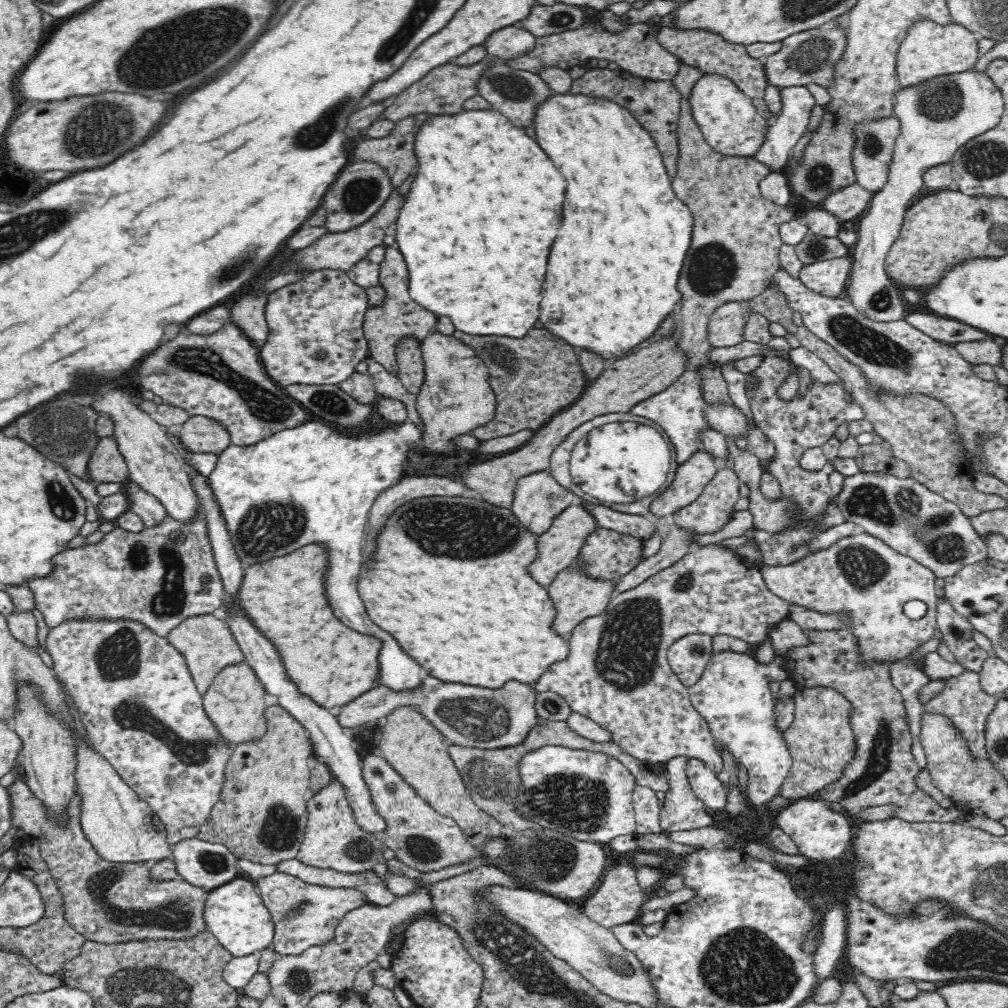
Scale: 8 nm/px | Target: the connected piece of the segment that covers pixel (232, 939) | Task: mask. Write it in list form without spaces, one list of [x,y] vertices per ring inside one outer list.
[[[235,878],[218,888],[208,891],[208,898],[203,906],[205,928],[232,955],[248,956],[271,946],[274,925],[271,914],[264,906],[256,885],[246,879]]]

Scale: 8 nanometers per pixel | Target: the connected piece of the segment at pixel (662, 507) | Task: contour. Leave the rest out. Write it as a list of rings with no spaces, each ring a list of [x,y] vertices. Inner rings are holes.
[[[704,448],[695,450],[676,469],[676,474],[672,483],[662,494],[660,494],[651,504],[651,515],[655,519],[674,514],[692,504],[704,491],[708,482],[712,481],[718,466],[716,457]]]

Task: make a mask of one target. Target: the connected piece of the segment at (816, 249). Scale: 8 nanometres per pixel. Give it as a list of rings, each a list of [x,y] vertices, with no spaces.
[[[813,232],[806,233],[806,236],[794,245],[794,248],[803,264],[829,258],[846,257],[848,254],[846,245],[837,236],[825,237]]]

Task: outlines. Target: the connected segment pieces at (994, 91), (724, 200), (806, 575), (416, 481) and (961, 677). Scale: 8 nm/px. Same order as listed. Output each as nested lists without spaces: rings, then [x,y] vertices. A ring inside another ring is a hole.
[[[974,71],[936,76],[918,85],[902,87],[895,92],[893,100],[893,114],[900,121],[901,134],[895,143],[888,180],[878,192],[873,193],[869,211],[866,210],[866,214],[858,222],[860,226],[858,226],[856,246],[854,246],[851,257],[850,278],[848,278],[844,290],[849,301],[873,321],[899,321],[906,314],[906,308],[902,308],[902,298],[898,294],[898,288],[892,284],[886,270],[885,258],[888,249],[898,238],[905,210],[910,204],[908,200],[918,196],[918,192],[925,188],[925,184],[922,182],[924,173],[933,166],[950,163],[962,145],[988,130],[993,130],[994,126],[998,126],[1005,104],[1001,92],[996,88],[992,79],[988,78],[986,73]]]
[[[681,64],[678,74],[674,76],[674,85],[682,93],[682,108],[678,120],[677,138],[679,149],[676,174],[671,177],[671,185],[675,195],[689,208],[693,218],[691,245],[687,250],[677,289],[681,296],[680,302],[680,337],[677,349],[685,356],[685,370],[697,371],[700,367],[710,364],[707,352],[712,348],[707,341],[707,324],[714,311],[726,302],[748,302],[763,293],[770,278],[780,267],[778,252],[783,243],[779,235],[779,226],[794,219],[794,209],[791,206],[780,206],[767,198],[763,198],[759,191],[759,182],[767,177],[772,170],[760,164],[753,157],[729,157],[716,152],[703,138],[699,126],[695,123],[691,113],[687,96],[691,93],[696,81],[703,76],[703,71],[696,66]]]
[[[858,531],[826,549],[816,550],[802,560],[796,560],[787,565],[764,566],[761,568],[763,579],[768,590],[788,604],[803,606],[820,614],[838,615],[844,617],[844,630],[855,640],[857,658],[861,666],[872,664],[887,664],[894,666],[896,662],[908,660],[920,646],[926,644],[938,634],[937,606],[939,598],[936,595],[935,574],[926,566],[912,558],[903,556],[881,542],[871,534]],[[910,600],[922,600],[927,604],[927,614],[918,620],[912,620],[904,614],[902,607]]]
[[[404,475],[396,482],[396,486],[390,486],[376,498],[372,512],[370,512],[370,538],[372,534],[379,530],[384,522],[384,518],[402,502],[408,502],[418,496],[464,496],[468,492],[468,487],[463,486],[458,481],[452,481],[446,477],[411,476]]]
[[[964,670],[959,675],[942,679],[943,687],[938,694],[930,698],[923,704],[925,714],[940,714],[948,718],[948,720],[954,725],[956,730],[961,733],[962,739],[968,743],[968,753],[974,761],[986,761],[987,750],[985,749],[985,722],[992,709],[998,702],[997,695],[988,694],[981,689],[979,683],[979,673],[974,671]]]

